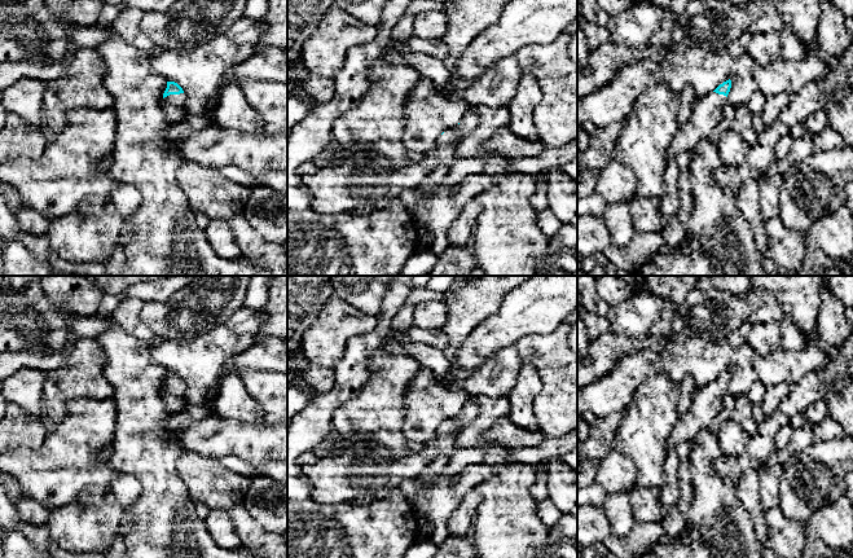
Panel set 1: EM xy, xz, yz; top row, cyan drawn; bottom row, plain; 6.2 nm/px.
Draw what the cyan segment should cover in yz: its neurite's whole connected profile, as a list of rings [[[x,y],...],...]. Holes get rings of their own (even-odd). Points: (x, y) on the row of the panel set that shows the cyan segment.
[[[729,79],[695,102],[690,119],[678,128],[670,140],[668,162],[673,162],[680,153],[691,150],[702,139],[708,136],[722,118],[722,107],[730,88],[731,80]]]

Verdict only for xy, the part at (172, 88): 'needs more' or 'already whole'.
needs more

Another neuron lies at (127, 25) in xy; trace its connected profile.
[[[123,8],[119,16],[113,21],[110,27],[122,36],[122,39],[132,47],[136,47],[149,56],[154,56],[158,48],[153,41],[140,30],[140,22],[144,10],[136,8]]]

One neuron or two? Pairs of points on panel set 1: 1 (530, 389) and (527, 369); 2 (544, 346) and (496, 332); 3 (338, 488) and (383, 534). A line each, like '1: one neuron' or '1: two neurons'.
1: one neuron
2: two neurons
3: two neurons

